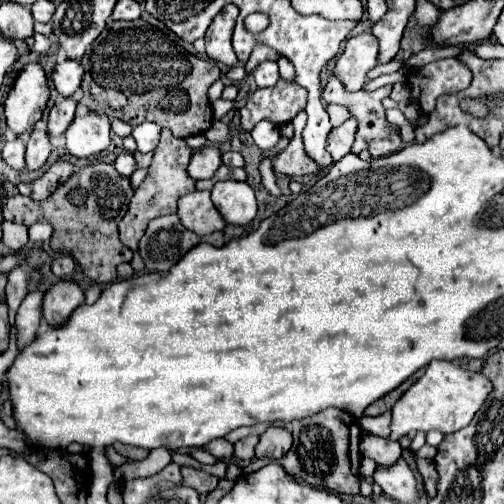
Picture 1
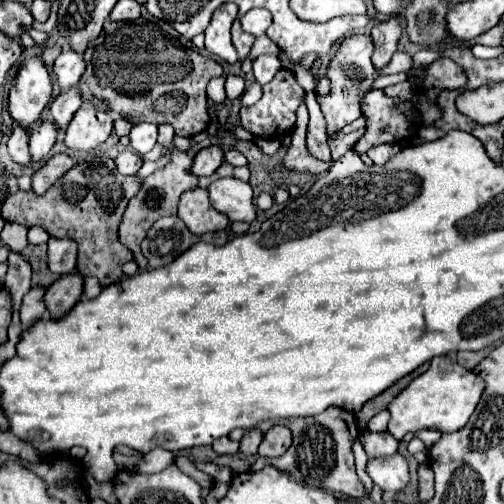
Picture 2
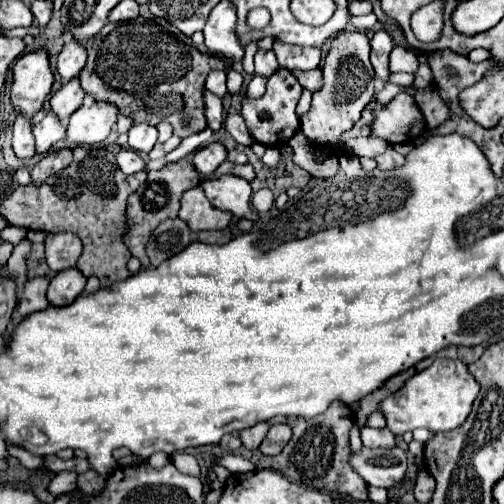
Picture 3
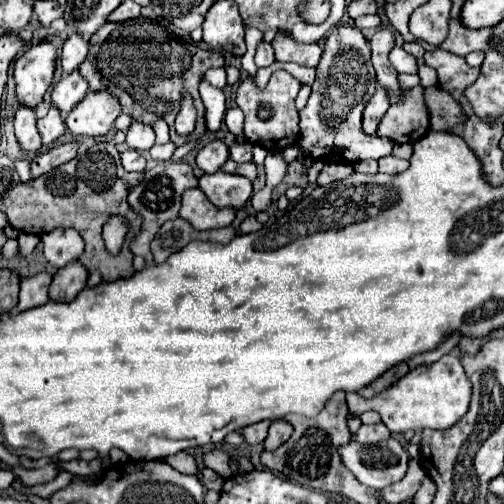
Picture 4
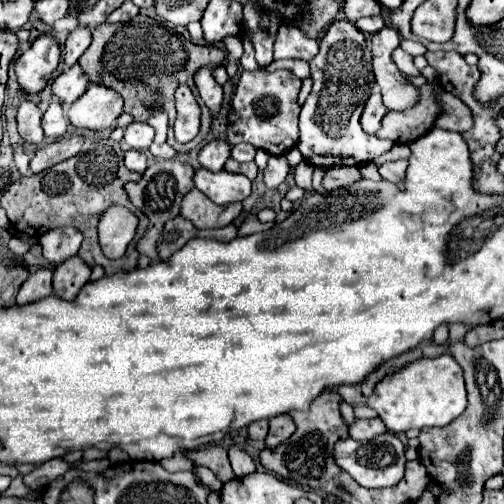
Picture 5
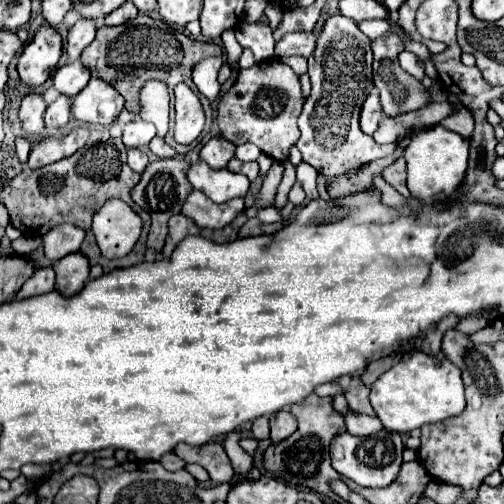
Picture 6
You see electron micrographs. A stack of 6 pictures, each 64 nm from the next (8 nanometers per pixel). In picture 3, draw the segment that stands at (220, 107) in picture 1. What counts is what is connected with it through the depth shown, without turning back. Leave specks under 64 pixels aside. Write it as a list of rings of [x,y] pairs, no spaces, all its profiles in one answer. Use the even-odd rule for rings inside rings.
[[[255,74],[247,87],[247,95],[251,98],[260,98],[266,91],[266,83],[266,78]]]

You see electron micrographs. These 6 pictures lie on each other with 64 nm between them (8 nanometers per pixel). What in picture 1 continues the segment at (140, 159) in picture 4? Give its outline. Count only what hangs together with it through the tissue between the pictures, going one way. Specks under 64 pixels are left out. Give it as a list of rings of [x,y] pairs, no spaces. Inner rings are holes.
[[[130,152],[120,154],[120,156],[116,158],[114,166],[116,166],[116,170],[118,170],[122,176],[132,176],[132,172],[138,168],[138,164],[136,164],[136,160],[134,160],[134,156],[132,156]]]

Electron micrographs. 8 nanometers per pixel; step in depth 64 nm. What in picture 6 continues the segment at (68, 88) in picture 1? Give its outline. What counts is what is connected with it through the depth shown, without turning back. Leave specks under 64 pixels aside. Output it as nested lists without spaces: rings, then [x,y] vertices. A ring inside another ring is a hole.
[[[82,18],[70,28],[68,38],[66,38],[68,62],[76,60],[82,54],[82,50],[94,40],[96,30],[98,30],[98,22],[96,20],[82,20]]]

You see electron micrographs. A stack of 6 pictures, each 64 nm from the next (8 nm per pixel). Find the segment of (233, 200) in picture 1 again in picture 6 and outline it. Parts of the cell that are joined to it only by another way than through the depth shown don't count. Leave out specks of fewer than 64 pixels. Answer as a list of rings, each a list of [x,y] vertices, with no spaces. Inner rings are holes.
[[[202,160],[196,164],[190,164],[188,168],[188,182],[204,192],[214,202],[226,202],[232,198],[242,198],[248,192],[248,178],[244,174],[234,174],[228,168],[214,170]]]

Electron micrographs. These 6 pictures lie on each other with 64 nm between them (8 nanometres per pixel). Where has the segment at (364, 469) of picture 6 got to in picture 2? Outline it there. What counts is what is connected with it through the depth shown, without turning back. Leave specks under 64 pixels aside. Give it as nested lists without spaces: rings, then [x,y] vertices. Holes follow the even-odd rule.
[[[400,452],[392,456],[368,458],[366,474],[376,486],[380,486],[386,492],[402,492],[410,480],[408,462]]]

